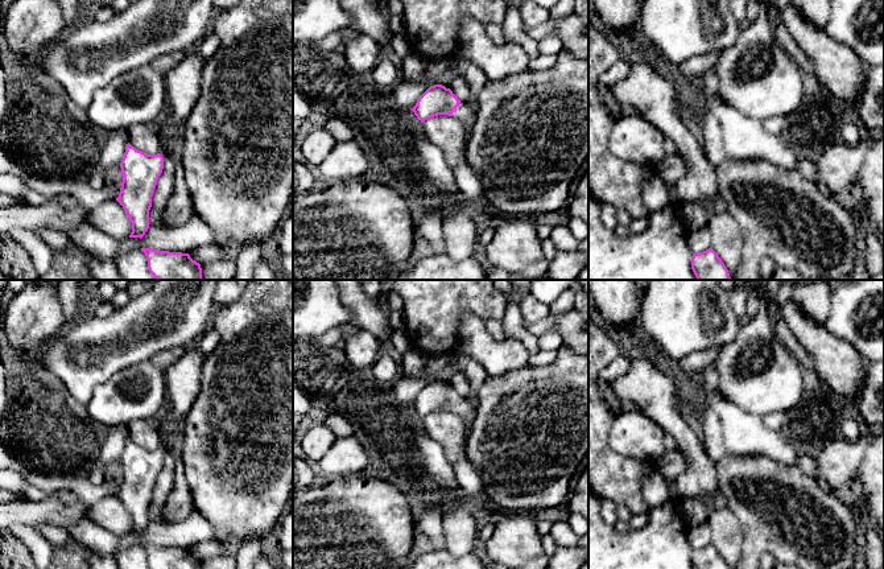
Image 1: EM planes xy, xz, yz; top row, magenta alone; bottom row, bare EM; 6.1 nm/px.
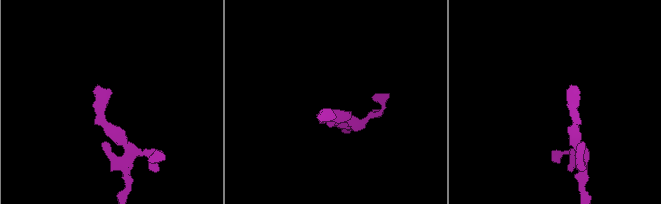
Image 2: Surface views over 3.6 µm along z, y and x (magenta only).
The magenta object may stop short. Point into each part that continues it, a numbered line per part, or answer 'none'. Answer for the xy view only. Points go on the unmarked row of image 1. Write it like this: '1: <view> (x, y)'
1: xy (182, 379)

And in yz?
none

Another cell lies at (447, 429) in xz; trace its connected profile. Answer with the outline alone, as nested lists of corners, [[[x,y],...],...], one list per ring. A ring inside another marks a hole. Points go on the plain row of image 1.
[[[438,411],[422,417],[421,425],[426,436],[443,449],[451,465],[466,454],[466,424],[459,415]]]

